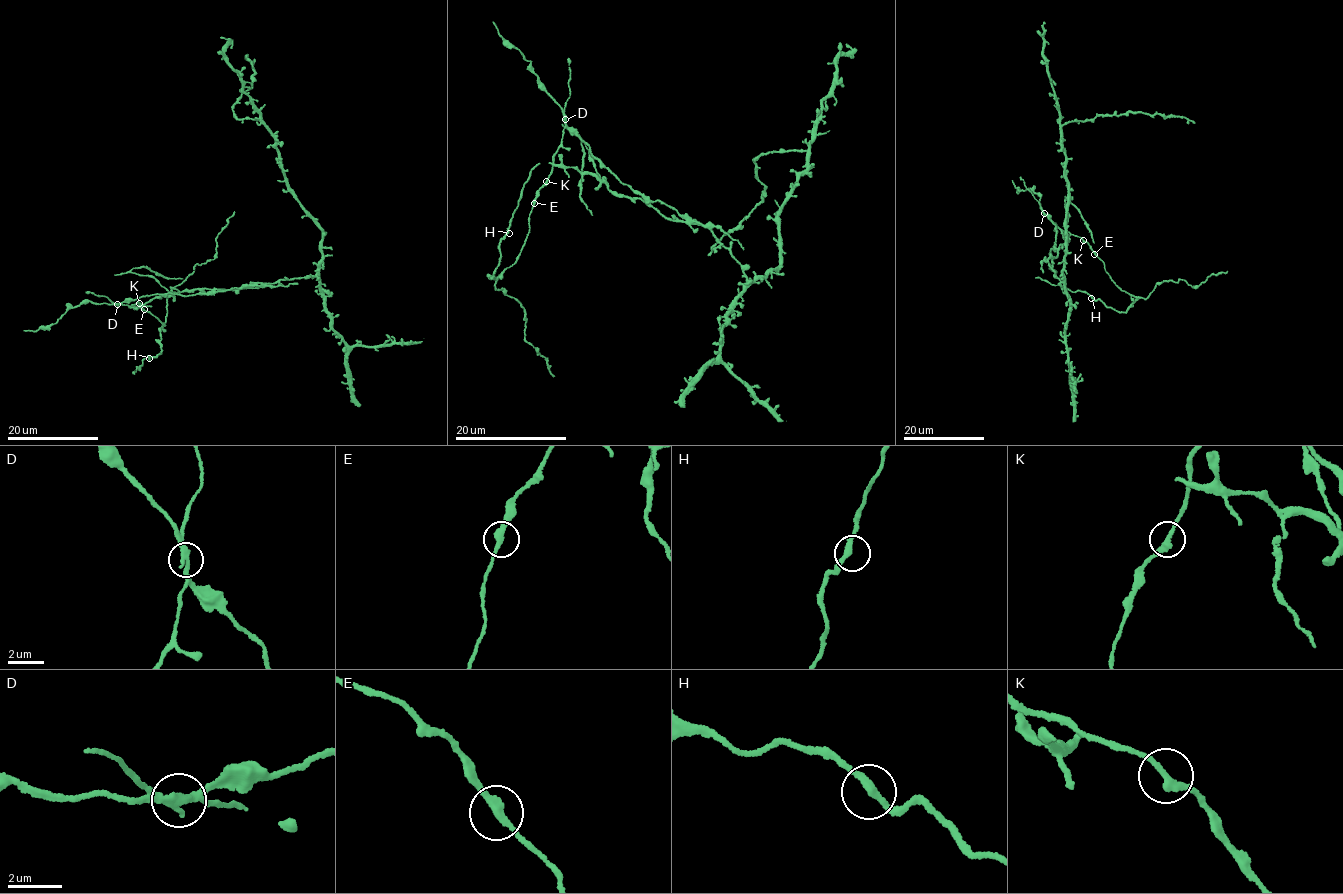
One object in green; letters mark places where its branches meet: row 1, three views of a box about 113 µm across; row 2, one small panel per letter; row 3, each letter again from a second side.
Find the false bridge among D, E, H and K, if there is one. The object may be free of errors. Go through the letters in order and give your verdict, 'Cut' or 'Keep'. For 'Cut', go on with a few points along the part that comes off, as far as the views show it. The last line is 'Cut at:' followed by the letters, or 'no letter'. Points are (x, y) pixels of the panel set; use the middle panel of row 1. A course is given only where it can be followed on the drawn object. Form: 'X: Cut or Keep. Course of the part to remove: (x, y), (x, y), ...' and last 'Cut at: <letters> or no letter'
D: Cut. Course of the part to remove: (565, 119), (749, 283), (782, 263), (806, 151), (754, 160), (762, 201), (708, 256)
E: Keep
H: Keep
K: Keep
Cut at: D

